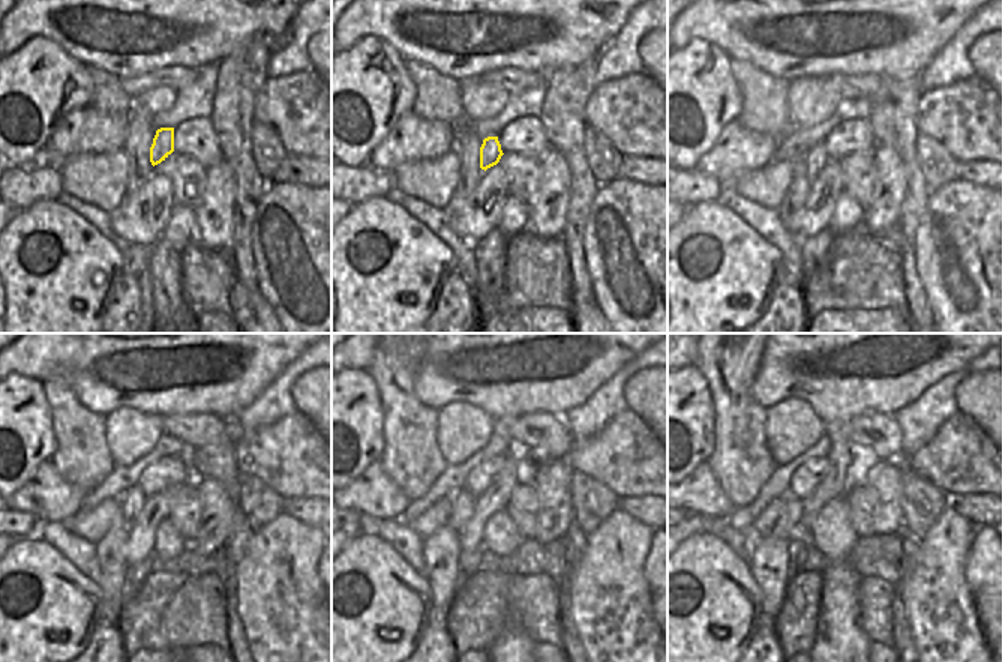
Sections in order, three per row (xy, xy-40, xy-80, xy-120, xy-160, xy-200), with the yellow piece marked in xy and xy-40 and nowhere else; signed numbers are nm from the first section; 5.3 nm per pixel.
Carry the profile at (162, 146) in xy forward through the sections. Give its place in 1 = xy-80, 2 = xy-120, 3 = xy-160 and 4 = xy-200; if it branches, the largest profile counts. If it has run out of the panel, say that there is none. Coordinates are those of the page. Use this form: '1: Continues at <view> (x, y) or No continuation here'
1: Continues at xy-80 (816, 158)
2: Continues at xy-120 (131, 502)
3: Continues at xy-160 (462, 503)
4: Continues at xy-200 (789, 521)

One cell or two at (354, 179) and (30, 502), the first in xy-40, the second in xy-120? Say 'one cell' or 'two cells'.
two cells

